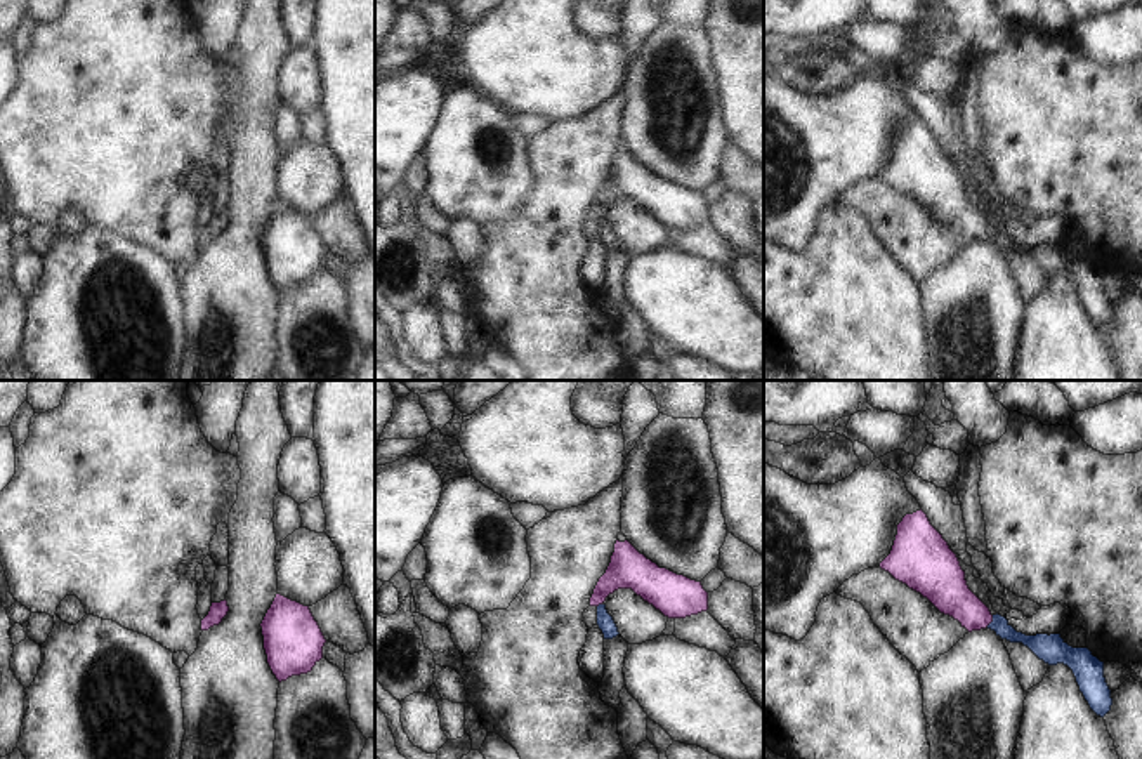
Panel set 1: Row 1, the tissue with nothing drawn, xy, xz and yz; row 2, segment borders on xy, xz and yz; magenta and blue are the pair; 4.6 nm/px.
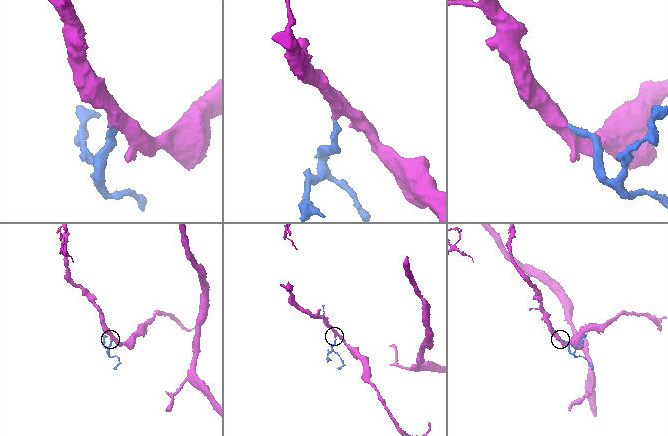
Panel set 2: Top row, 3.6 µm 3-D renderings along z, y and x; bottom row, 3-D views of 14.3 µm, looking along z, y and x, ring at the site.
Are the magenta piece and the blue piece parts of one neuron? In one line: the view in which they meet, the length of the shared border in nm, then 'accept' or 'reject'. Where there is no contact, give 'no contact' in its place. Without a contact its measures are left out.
yz | 70 nm | accept

